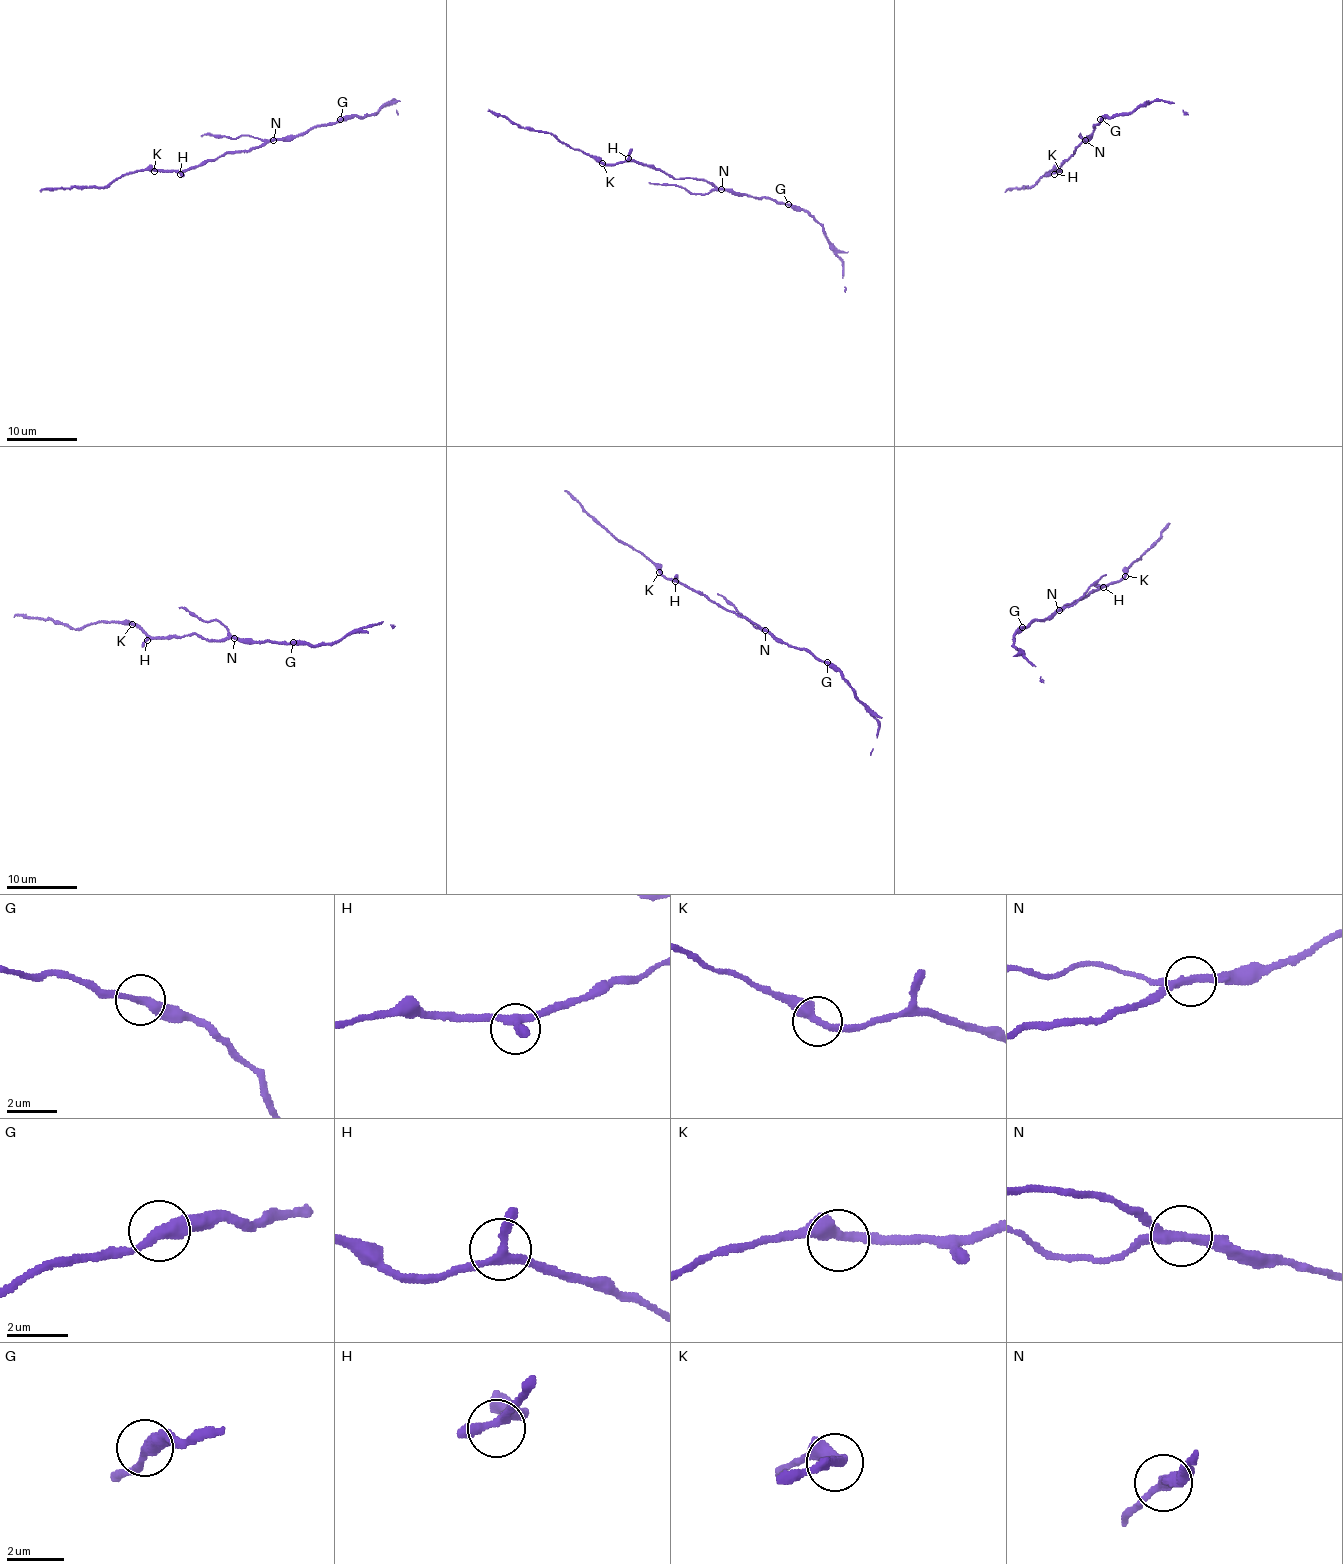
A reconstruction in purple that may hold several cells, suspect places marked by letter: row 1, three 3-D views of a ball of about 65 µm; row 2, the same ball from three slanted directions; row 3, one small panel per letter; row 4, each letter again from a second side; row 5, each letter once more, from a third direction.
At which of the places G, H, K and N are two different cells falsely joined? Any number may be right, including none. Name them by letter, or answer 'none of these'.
N

